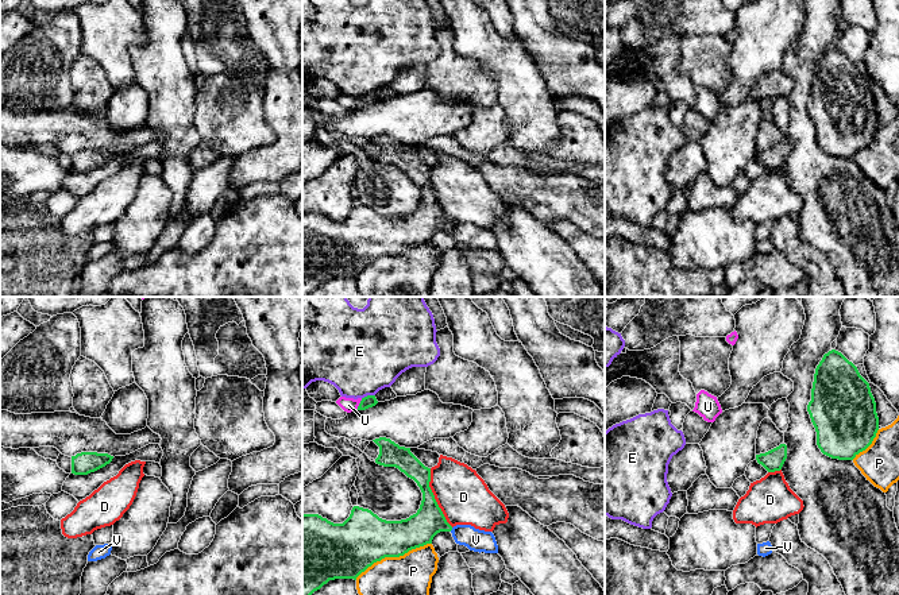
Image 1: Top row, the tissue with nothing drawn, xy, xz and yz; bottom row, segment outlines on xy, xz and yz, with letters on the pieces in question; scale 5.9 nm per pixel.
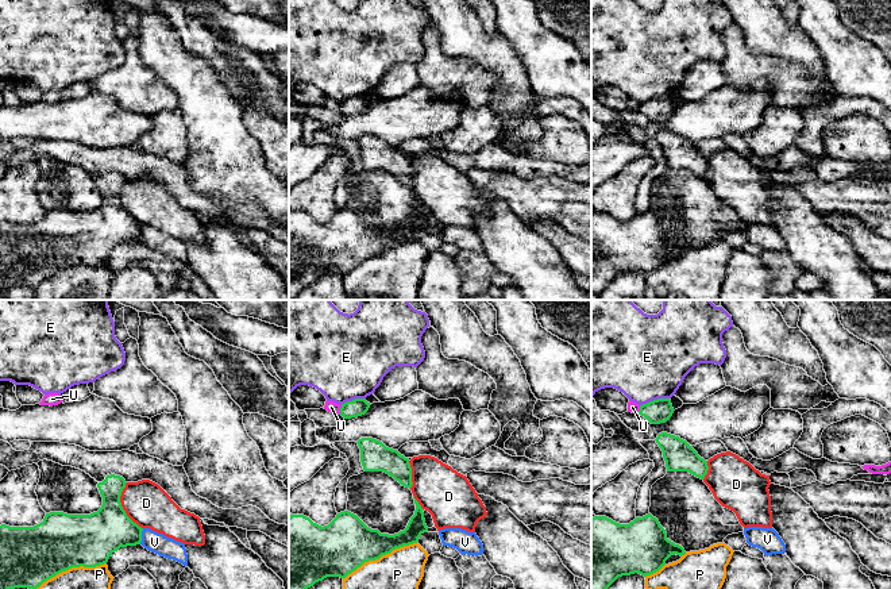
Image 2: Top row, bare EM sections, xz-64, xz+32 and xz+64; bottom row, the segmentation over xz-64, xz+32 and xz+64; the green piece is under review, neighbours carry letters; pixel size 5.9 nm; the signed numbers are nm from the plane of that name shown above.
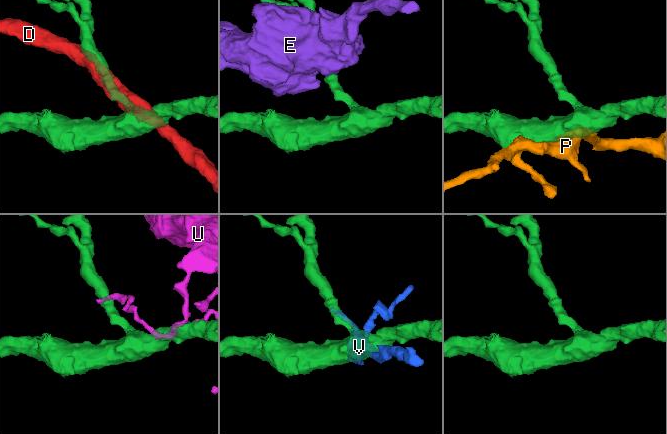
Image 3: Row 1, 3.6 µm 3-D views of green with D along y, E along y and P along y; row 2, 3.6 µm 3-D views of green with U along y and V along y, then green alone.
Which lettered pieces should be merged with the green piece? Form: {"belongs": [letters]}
{"belongs": []}

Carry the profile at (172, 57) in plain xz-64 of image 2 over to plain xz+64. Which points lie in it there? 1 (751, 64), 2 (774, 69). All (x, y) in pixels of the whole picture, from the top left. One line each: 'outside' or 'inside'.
1: outside
2: outside

